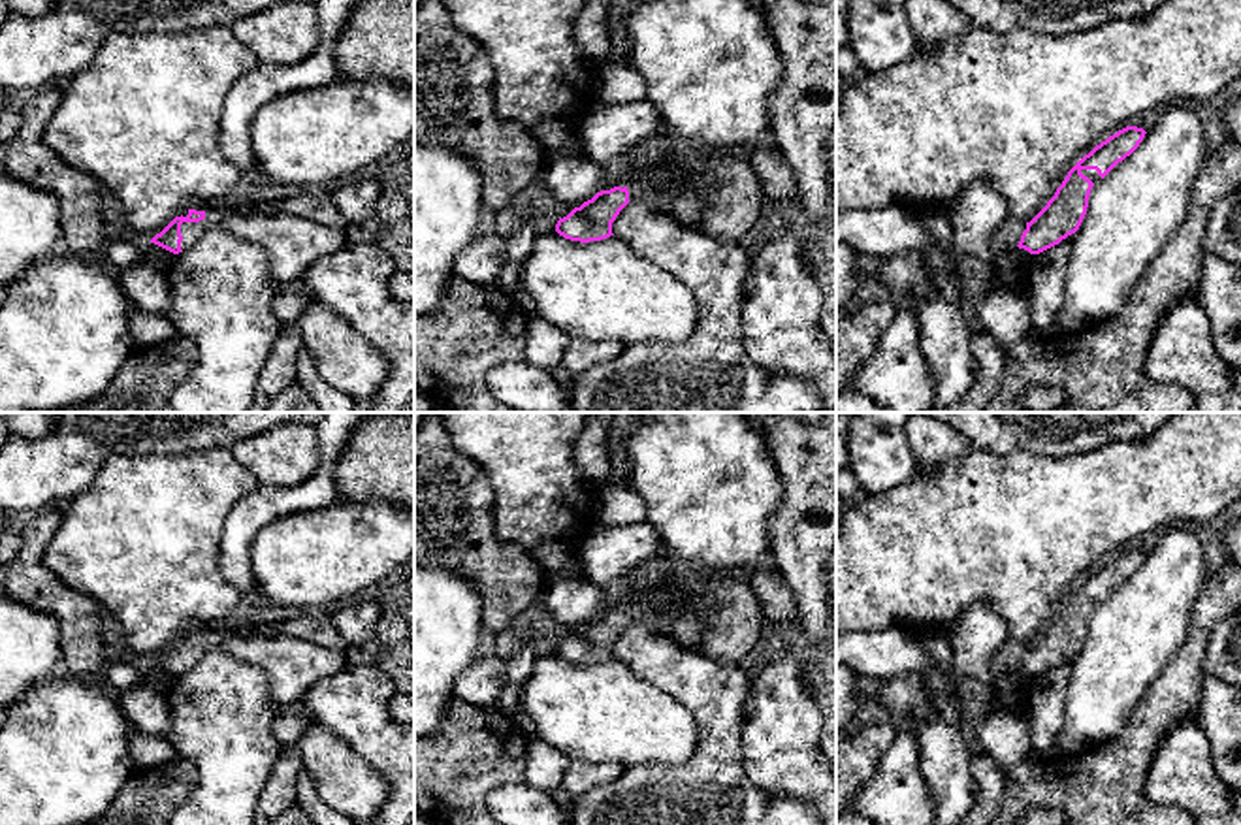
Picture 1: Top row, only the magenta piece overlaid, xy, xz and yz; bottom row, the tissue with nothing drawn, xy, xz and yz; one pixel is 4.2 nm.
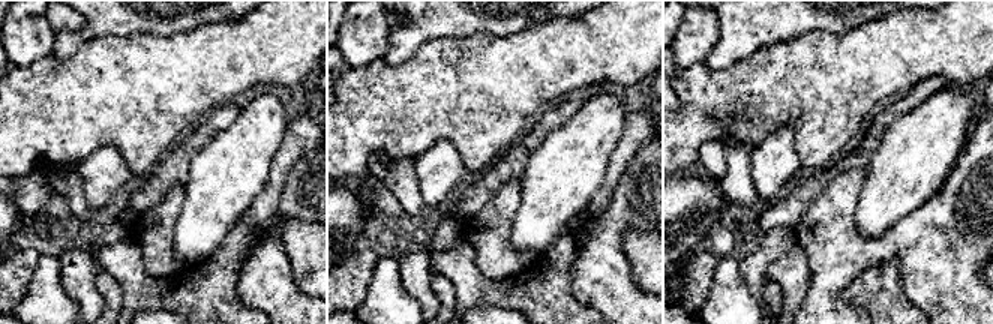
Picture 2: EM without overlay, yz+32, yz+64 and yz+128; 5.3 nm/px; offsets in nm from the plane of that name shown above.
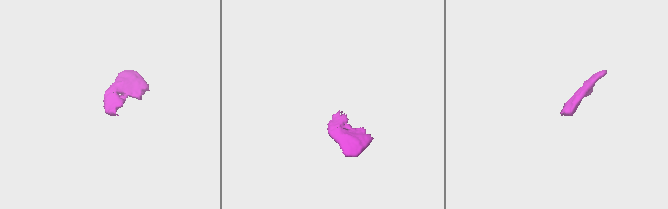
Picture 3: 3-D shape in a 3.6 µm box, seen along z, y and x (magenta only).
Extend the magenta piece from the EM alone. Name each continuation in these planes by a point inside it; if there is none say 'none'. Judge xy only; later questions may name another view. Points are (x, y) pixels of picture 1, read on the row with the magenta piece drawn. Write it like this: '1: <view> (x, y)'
1: xy (191, 232)

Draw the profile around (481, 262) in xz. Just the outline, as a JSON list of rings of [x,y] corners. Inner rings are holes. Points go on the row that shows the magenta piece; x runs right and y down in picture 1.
[[[495,232],[476,241],[454,258],[454,275],[480,286],[497,286],[499,273],[508,262],[507,239]]]

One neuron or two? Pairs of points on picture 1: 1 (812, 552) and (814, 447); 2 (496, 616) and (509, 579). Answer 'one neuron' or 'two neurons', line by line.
1: one neuron
2: one neuron

